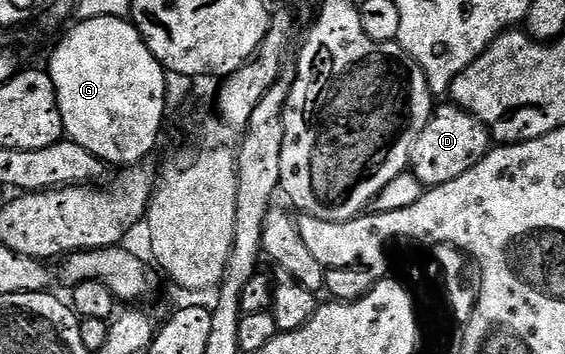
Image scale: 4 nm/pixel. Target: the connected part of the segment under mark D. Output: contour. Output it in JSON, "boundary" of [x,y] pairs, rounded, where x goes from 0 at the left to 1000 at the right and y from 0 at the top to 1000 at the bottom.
{"boundary":[[[789,294],[772,297],[763,333],[752,350],[745,384],[738,384],[738,407],[731,407],[724,489],[738,497],[750,531],[795,520],[795,508],[809,508],[809,497],[830,486],[837,463],[844,463],[871,421],[869,370],[851,339],[844,339],[814,299]]]}

